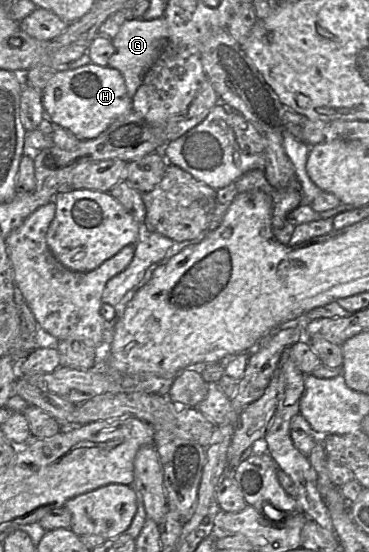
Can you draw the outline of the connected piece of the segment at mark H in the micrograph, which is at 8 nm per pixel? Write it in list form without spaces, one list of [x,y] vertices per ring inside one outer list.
[[[93,63],[75,70],[56,71],[42,95],[45,118],[55,126],[69,130],[80,141],[97,138],[115,120],[133,111],[132,103],[122,73]]]

